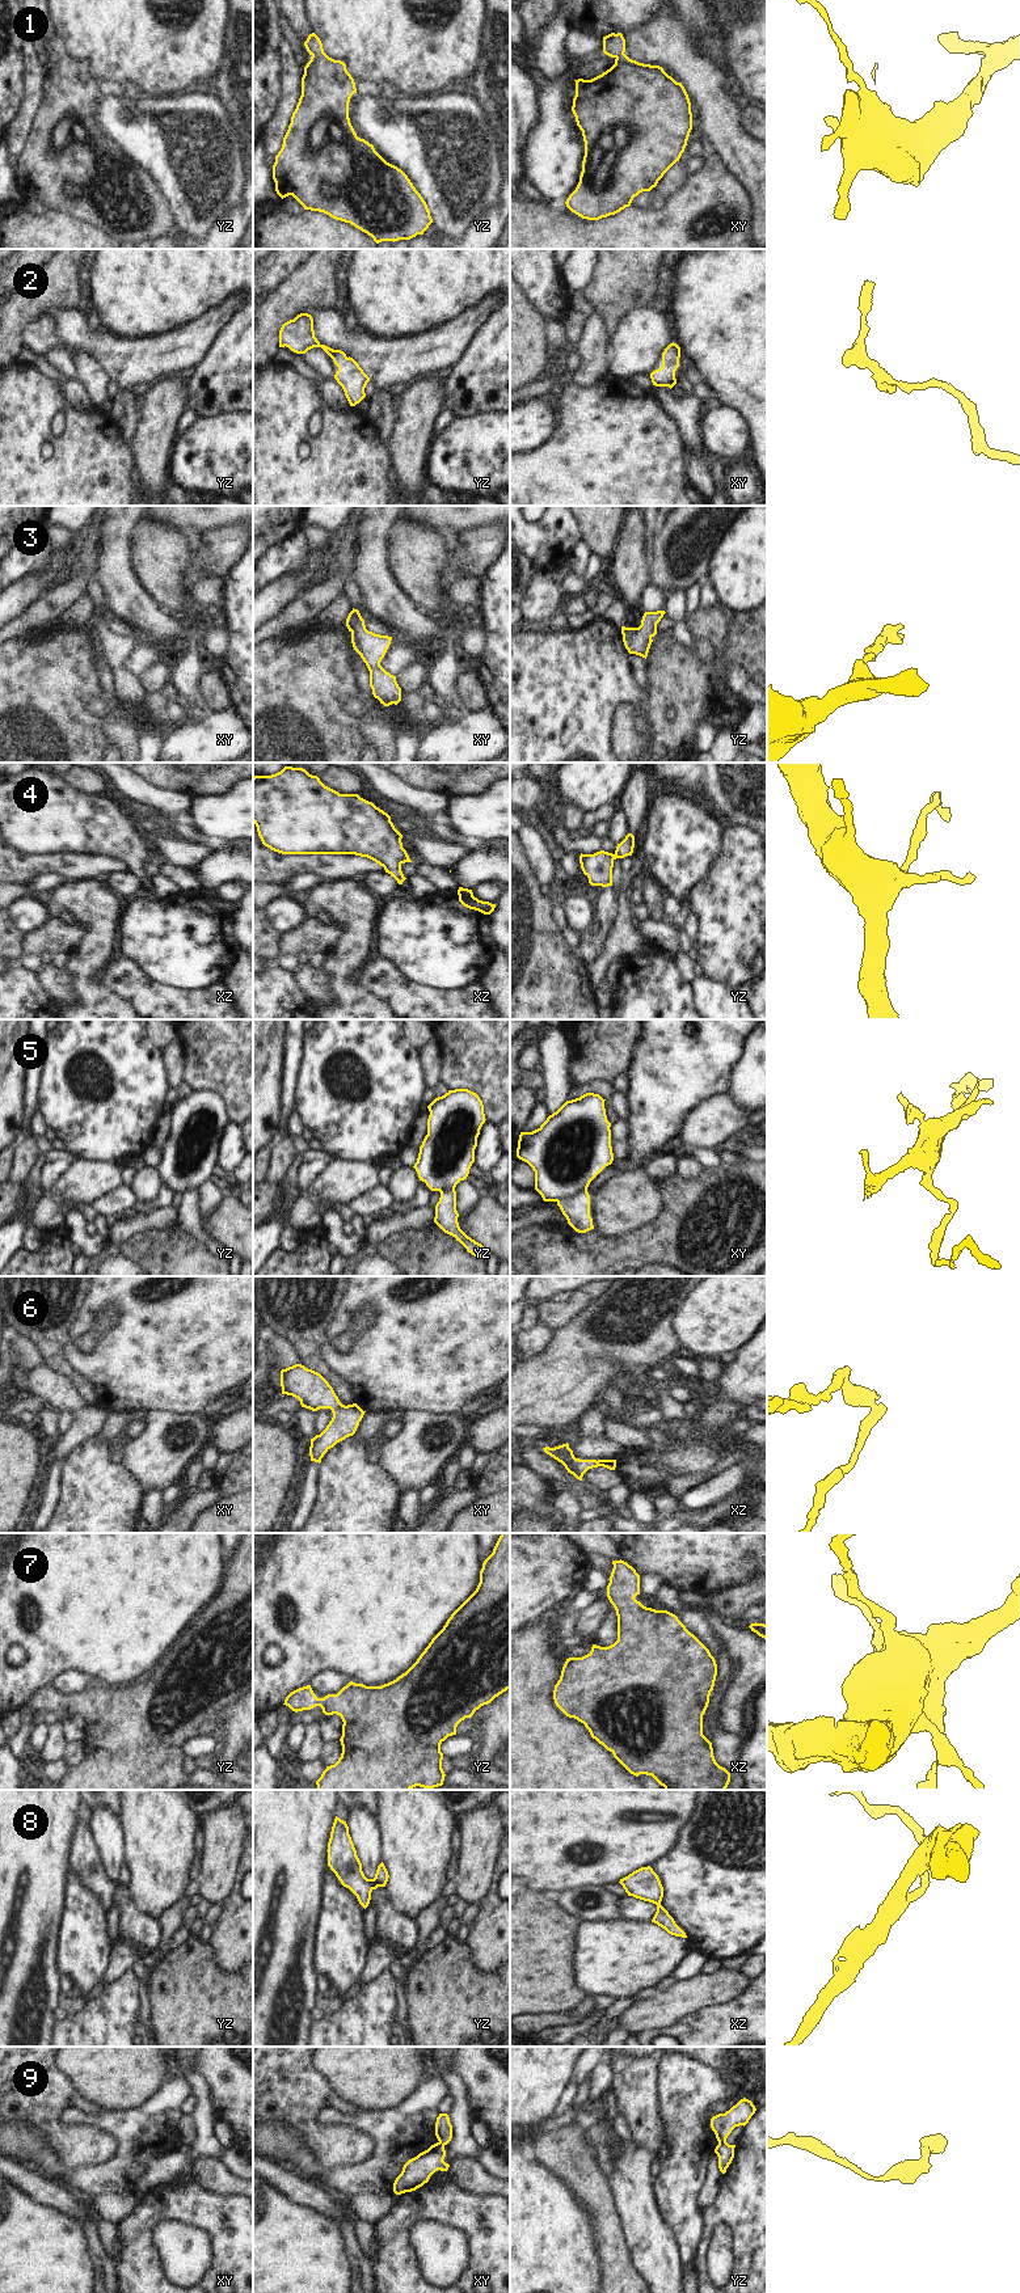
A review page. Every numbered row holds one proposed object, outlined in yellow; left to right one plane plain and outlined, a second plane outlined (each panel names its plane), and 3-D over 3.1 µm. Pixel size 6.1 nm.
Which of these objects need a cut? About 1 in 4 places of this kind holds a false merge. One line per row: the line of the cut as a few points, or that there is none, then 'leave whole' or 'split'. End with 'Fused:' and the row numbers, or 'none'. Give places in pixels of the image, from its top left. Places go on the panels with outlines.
1: cut none; leave whole
2: cut none; leave whole
3: cut none; leave whole
4: cut none; leave whole
5: cut xy (586, 1187), (556, 1200); split
6: cut none; leave whole
7: cut none; leave whole
8: cut none; leave whole
9: cut yz (725, 2141), (719, 2144); split
Fused: 5, 9

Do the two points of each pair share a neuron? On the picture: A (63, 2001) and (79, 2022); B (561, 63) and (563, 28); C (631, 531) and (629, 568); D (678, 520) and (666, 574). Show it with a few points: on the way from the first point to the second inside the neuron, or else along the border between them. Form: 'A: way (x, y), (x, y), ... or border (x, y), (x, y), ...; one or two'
A: border (87, 1998), (81, 2008), (68, 2013); two
B: way (560, 54), (560, 37); one
C: way (631, 540), (631, 558); one
D: way (670, 533), (664, 549), (666, 561); one

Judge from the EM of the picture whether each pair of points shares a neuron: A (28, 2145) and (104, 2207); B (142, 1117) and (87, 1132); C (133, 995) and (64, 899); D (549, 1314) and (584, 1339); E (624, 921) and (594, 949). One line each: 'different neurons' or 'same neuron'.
A: different neurons
B: same neuron
C: different neurons
D: different neurons
E: different neurons

